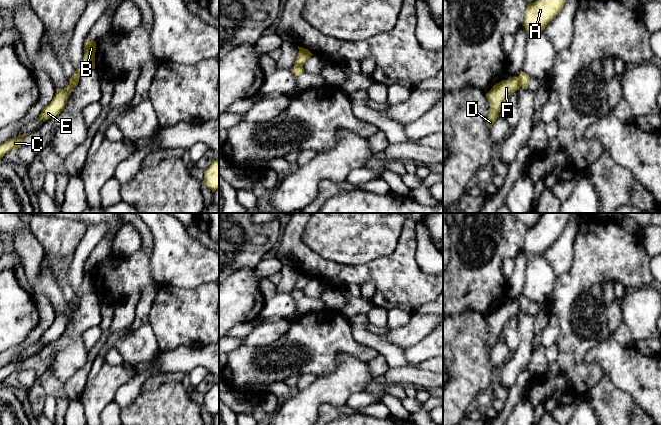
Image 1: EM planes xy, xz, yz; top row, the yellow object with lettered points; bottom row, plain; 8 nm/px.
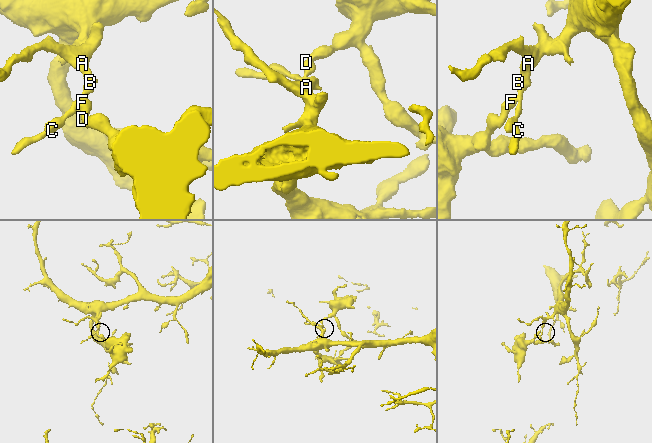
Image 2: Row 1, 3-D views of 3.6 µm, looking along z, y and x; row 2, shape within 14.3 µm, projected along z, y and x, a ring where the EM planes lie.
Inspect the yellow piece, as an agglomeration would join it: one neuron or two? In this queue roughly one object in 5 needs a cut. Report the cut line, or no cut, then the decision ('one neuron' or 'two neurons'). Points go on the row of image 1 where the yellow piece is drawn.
cut in yz along (517, 77), (520, 86); two neurons

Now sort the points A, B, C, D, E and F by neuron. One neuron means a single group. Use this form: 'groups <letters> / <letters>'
groups A B C E / D F

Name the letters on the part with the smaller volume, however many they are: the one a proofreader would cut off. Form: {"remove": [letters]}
{"remove": ["D", "F"]}

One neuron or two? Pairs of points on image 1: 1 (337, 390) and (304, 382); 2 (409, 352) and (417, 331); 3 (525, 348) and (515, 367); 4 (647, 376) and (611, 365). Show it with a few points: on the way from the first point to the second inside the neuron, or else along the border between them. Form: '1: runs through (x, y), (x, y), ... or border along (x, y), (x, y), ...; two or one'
1: border along (316, 377), (306, 387), (297, 391); two
2: border along (431, 331), (416, 343), (403, 349); two
3: runs through (523, 353), (517, 362); one
4: runs through (638, 374), (629, 370), (624, 365), (620, 365); one

